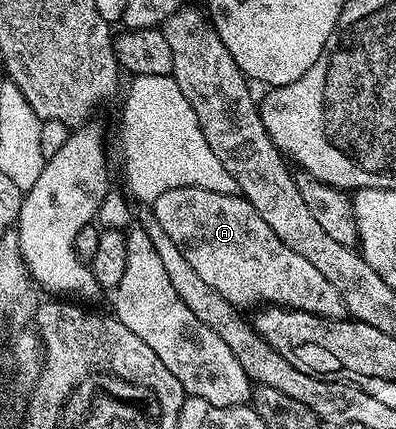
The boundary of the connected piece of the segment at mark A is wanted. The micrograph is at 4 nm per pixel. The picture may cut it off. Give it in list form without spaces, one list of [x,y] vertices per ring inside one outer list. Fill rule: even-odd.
[[[184,187],[183,189],[171,189],[163,193],[151,205],[151,214],[163,225],[163,233],[179,245],[179,253],[187,257],[187,262],[207,285],[214,287],[228,303],[232,303],[238,309],[249,307],[252,303],[272,305],[274,307],[287,307],[290,311],[306,311],[312,315],[322,315],[324,319],[343,319],[347,312],[345,302],[339,297],[335,285],[307,261],[307,257],[299,257],[295,249],[291,249],[255,213],[255,209],[240,194],[224,195],[223,193],[211,193],[207,189],[198,187]]]

